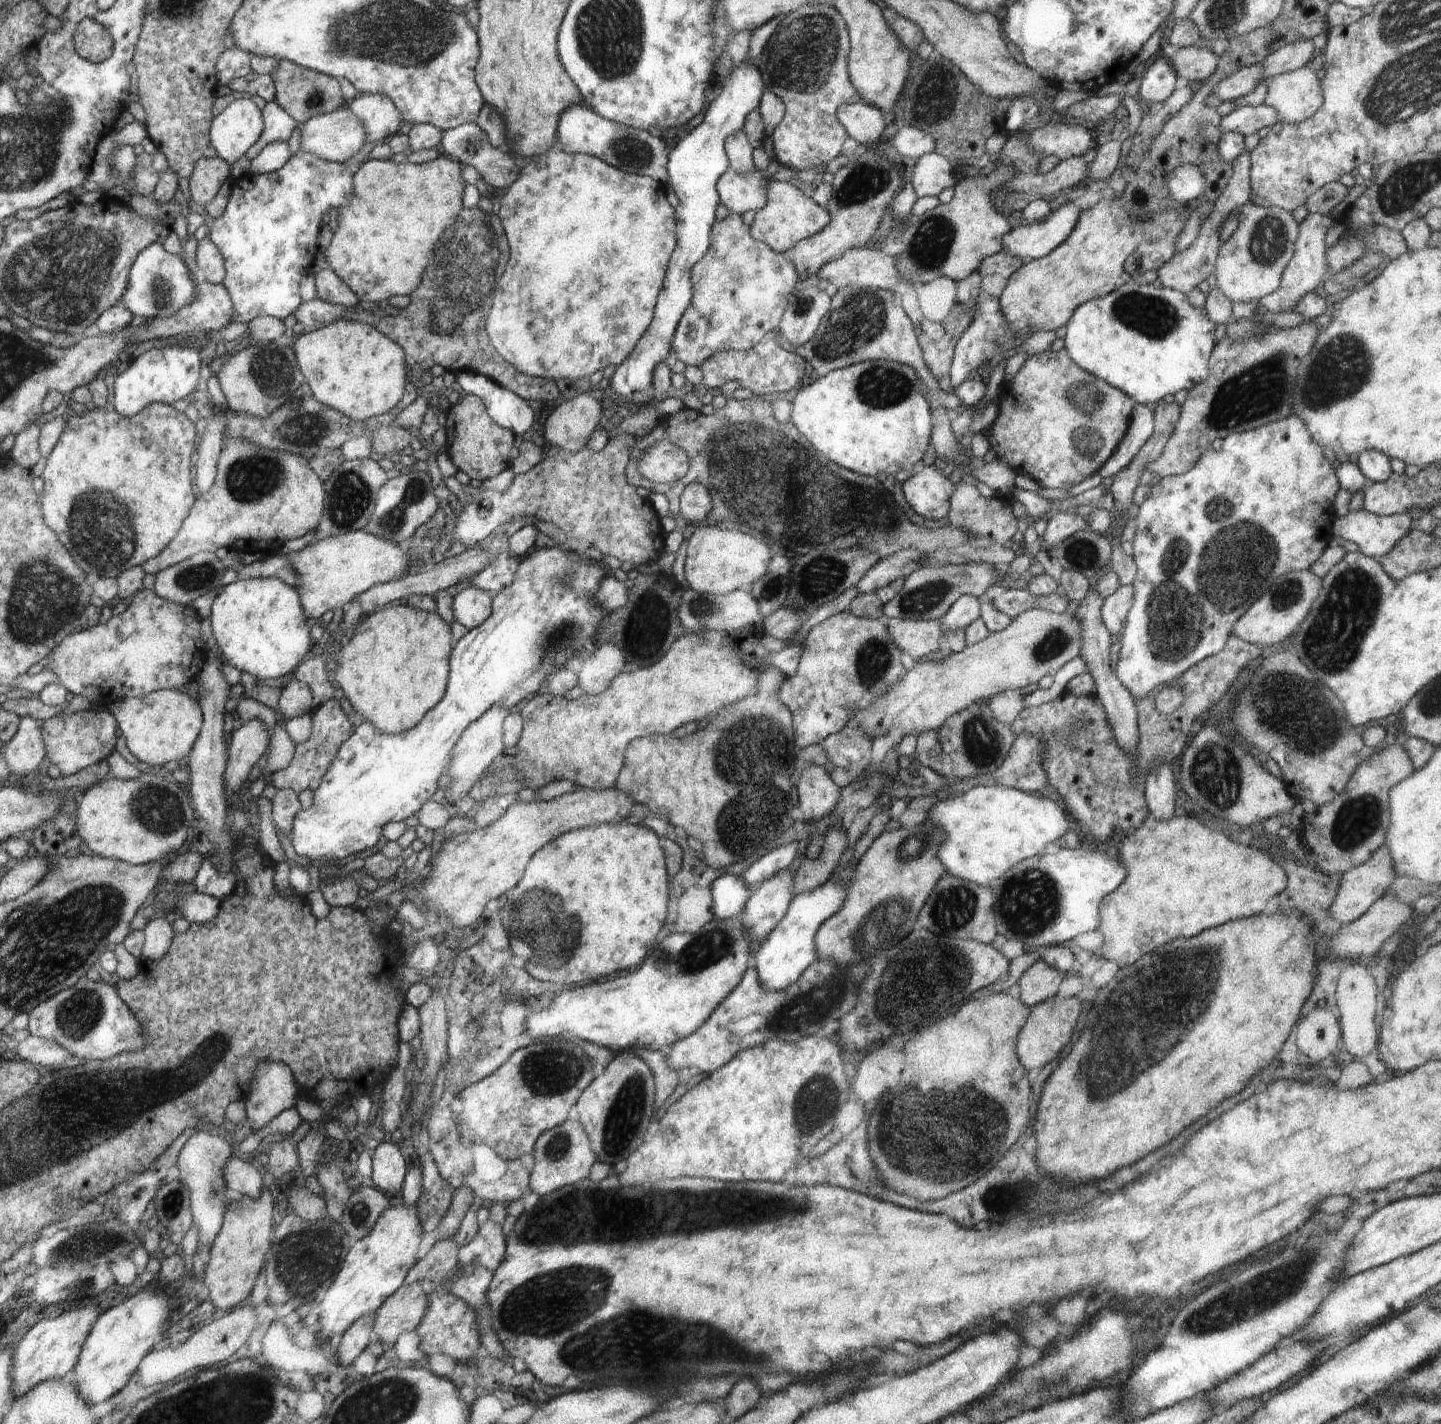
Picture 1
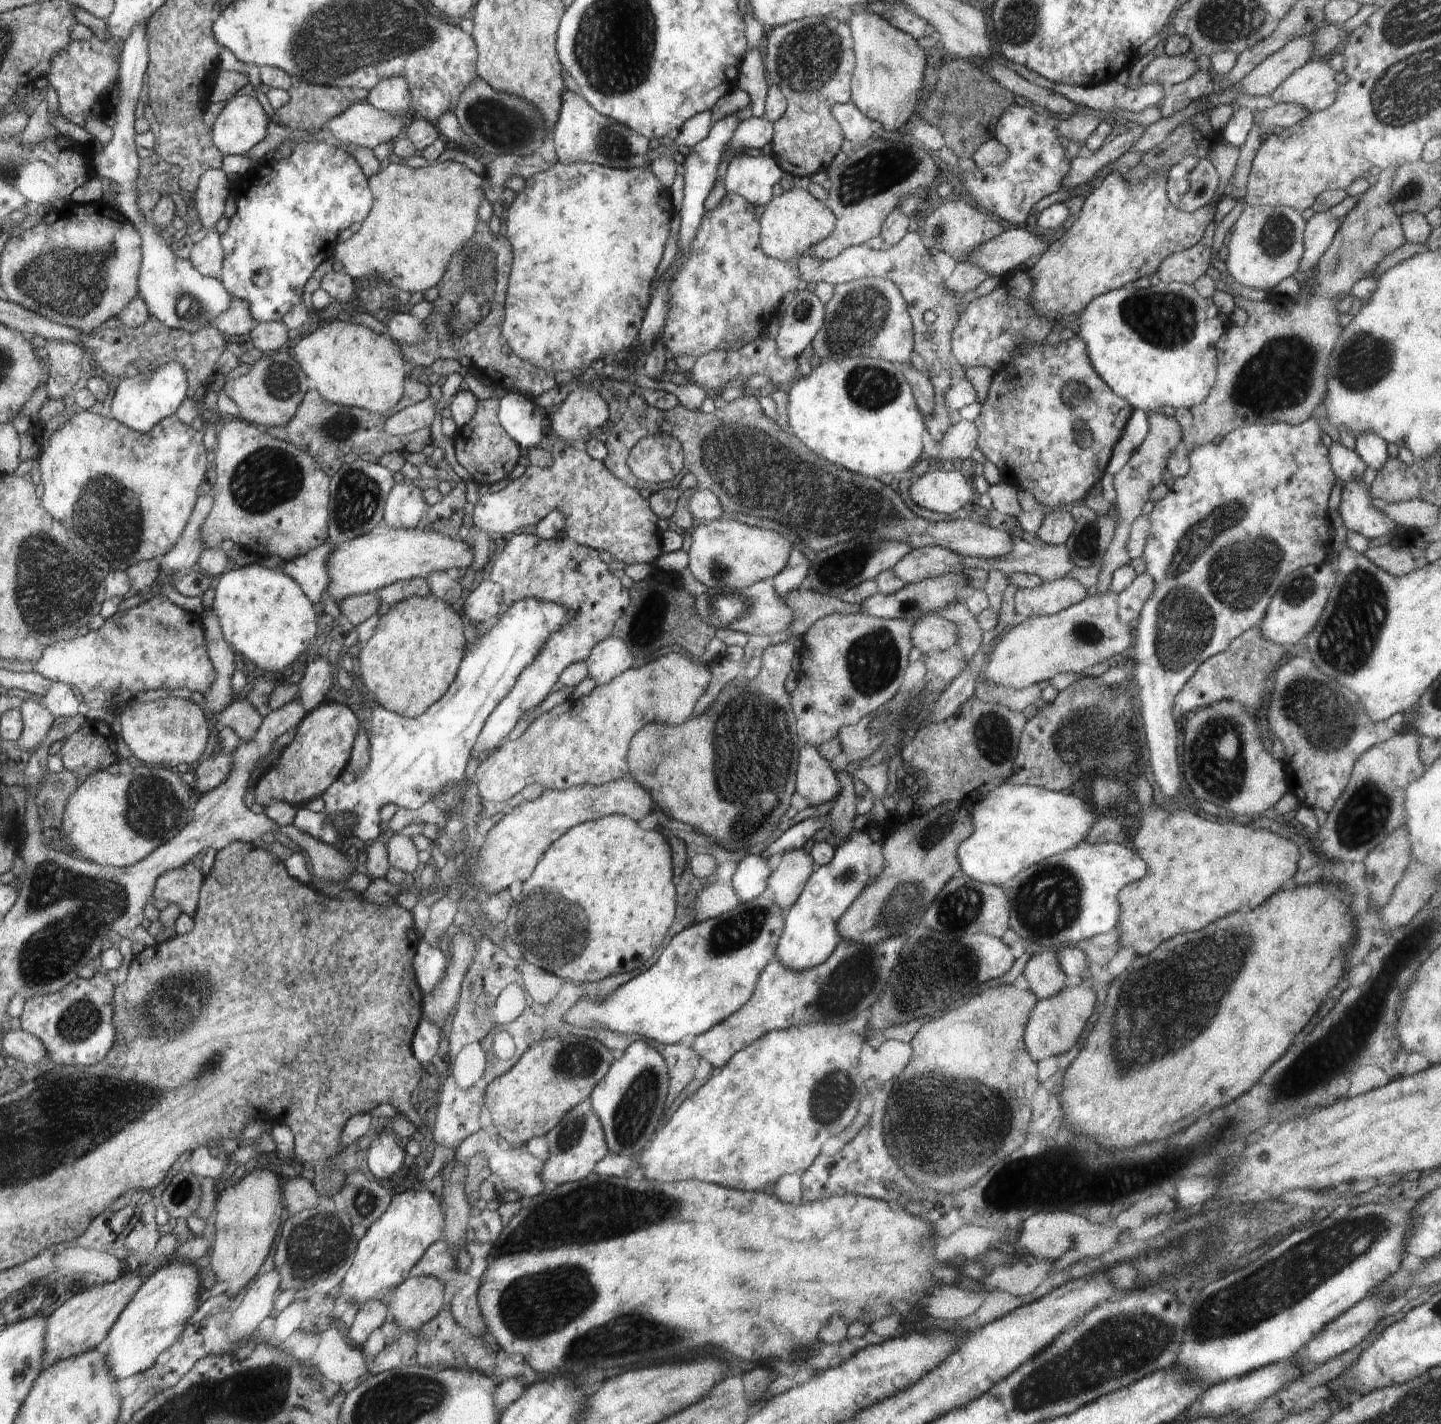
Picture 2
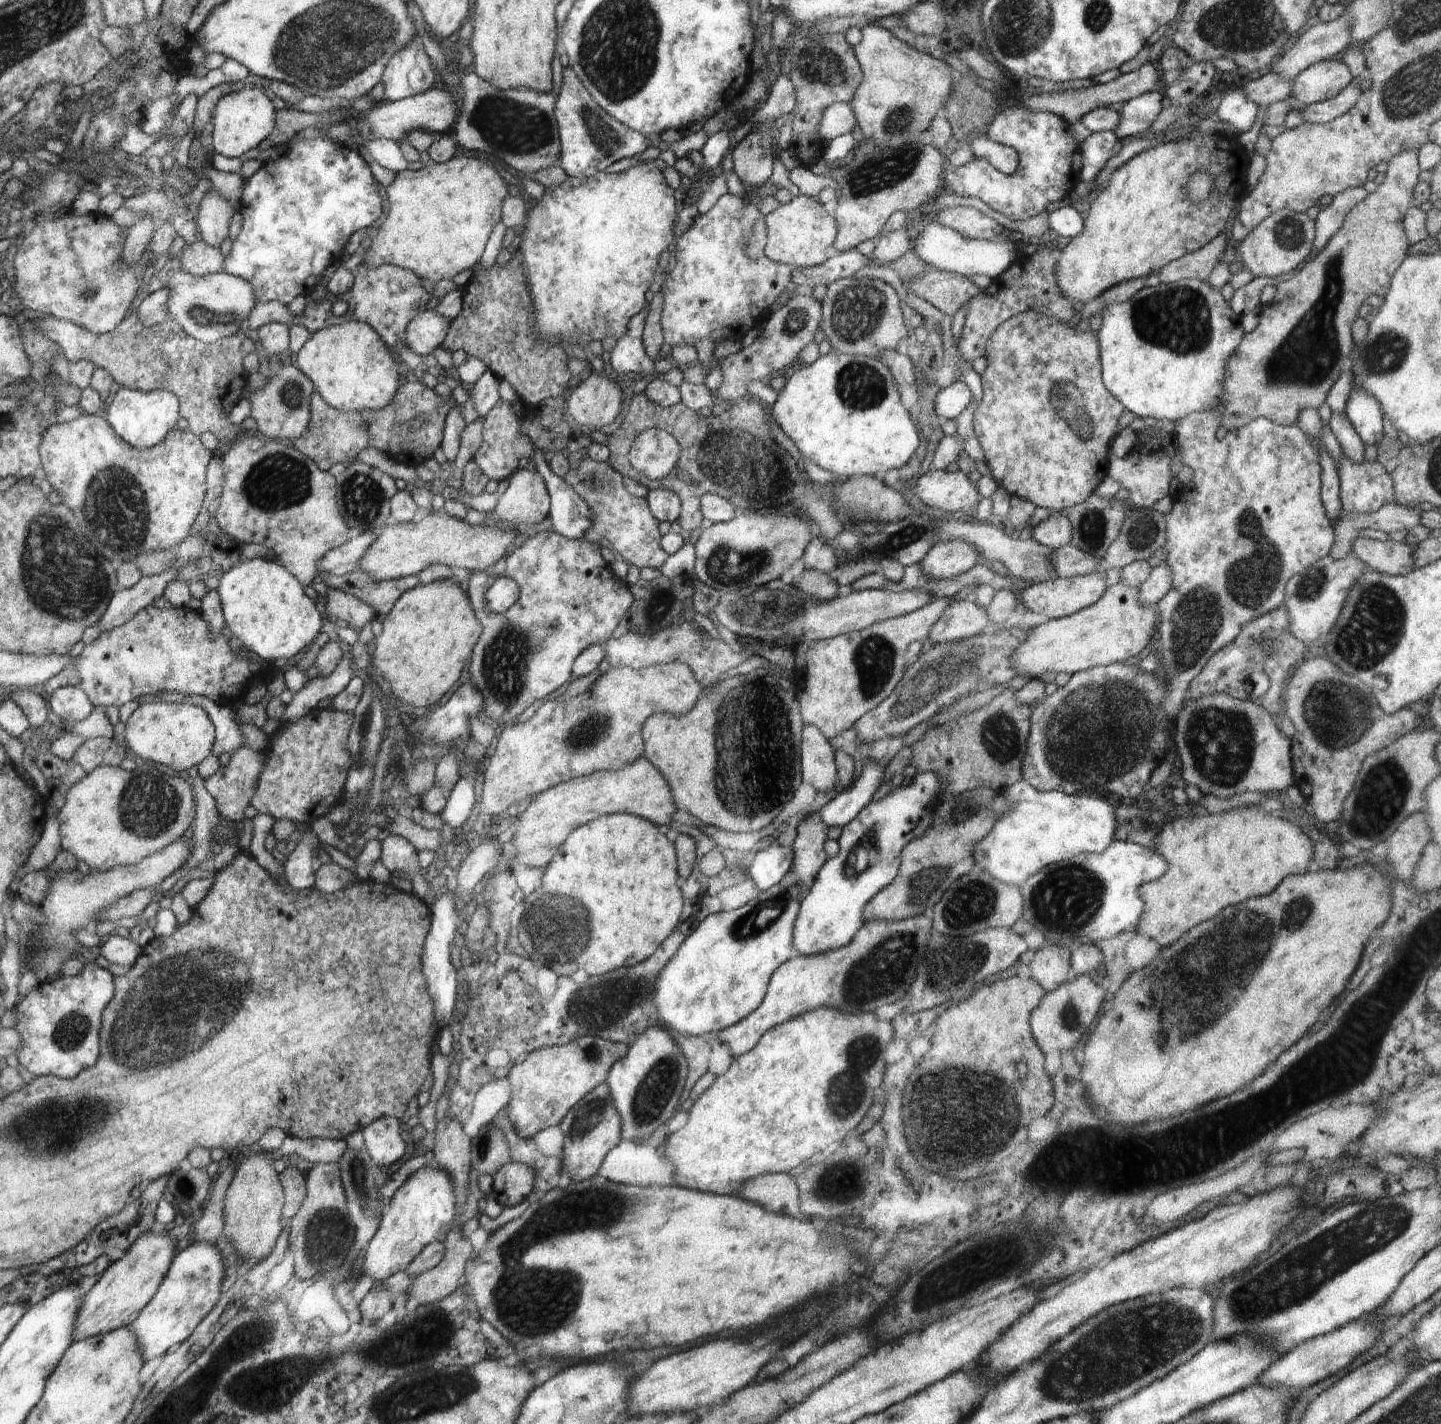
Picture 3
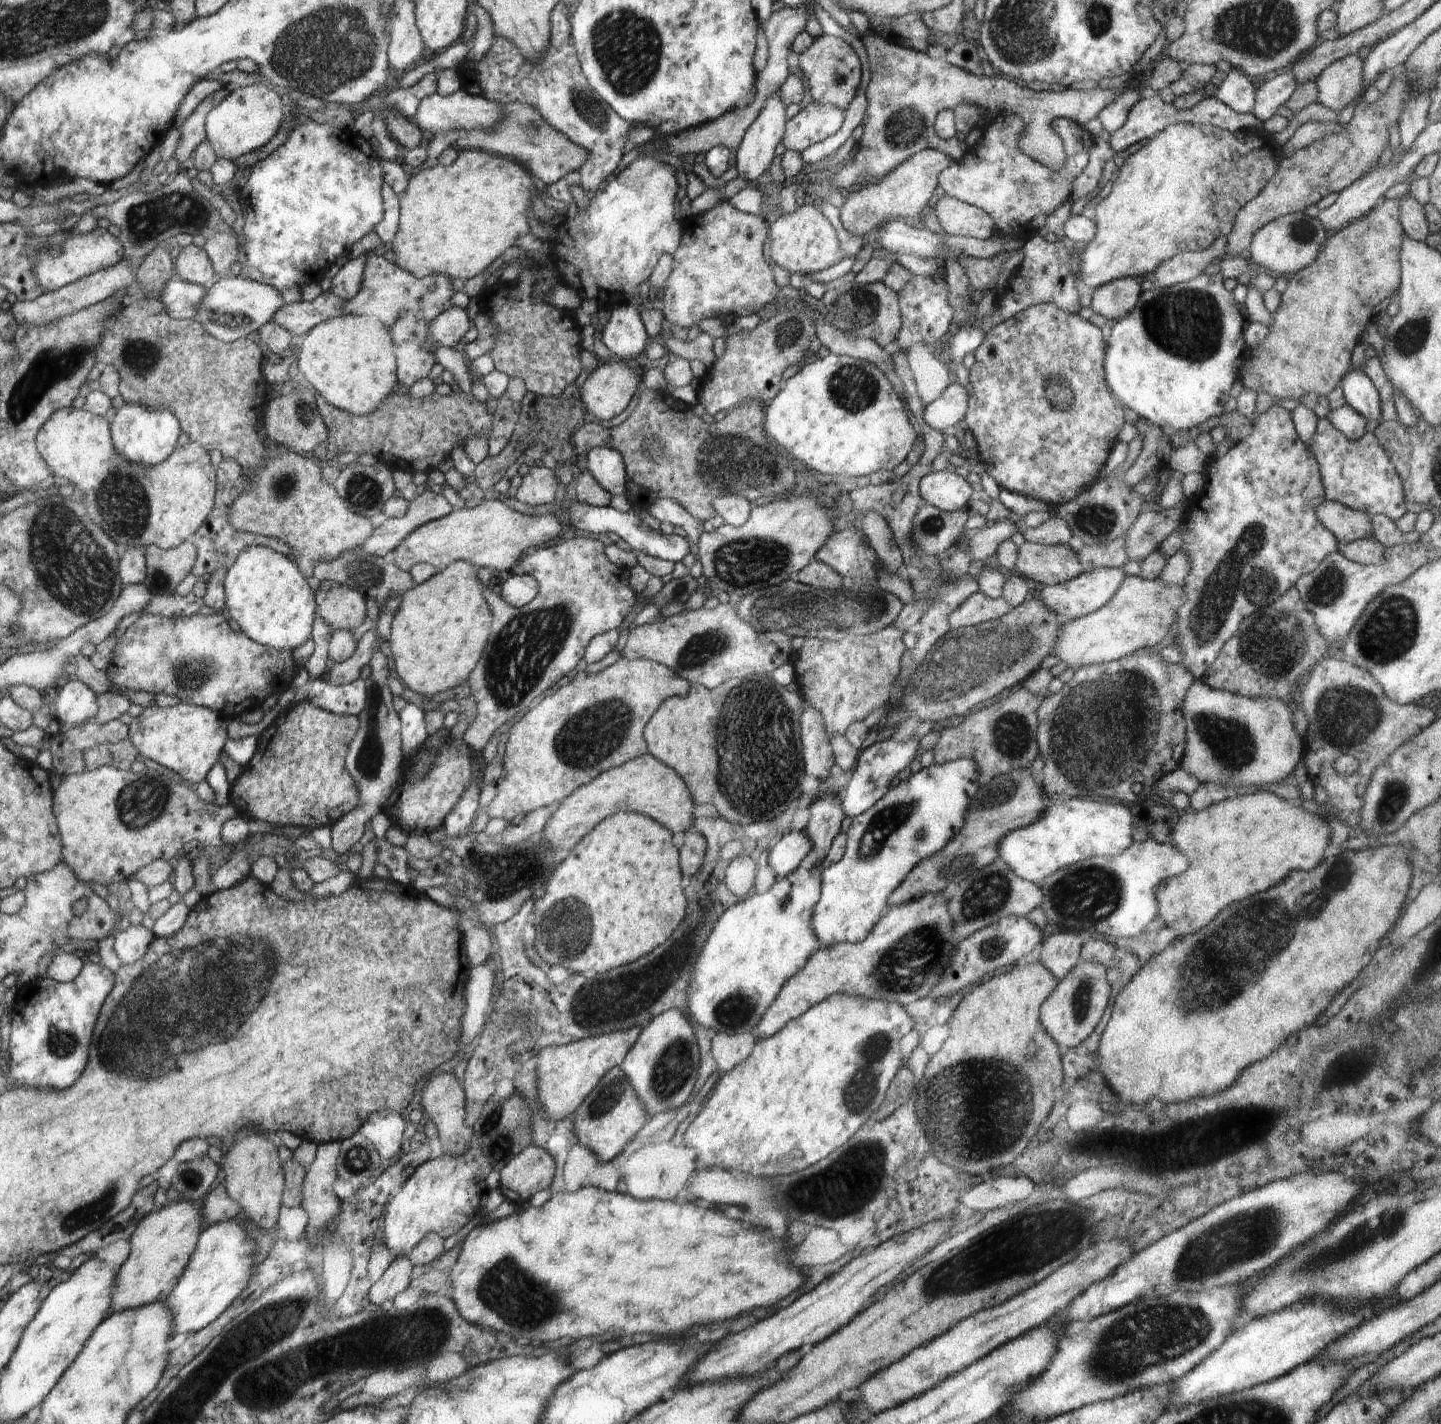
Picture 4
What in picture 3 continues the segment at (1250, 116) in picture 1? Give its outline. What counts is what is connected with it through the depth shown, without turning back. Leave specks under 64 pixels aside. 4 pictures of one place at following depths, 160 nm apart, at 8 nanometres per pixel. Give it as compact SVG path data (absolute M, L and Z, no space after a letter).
M1366 72L1353 78L1352 82L1334 98L1305 106L1300 110L1300 112L1304 113L1305 122L1327 123L1348 112L1356 104L1362 92L1364 92L1360 89L1360 82L1365 79L1368 79Z

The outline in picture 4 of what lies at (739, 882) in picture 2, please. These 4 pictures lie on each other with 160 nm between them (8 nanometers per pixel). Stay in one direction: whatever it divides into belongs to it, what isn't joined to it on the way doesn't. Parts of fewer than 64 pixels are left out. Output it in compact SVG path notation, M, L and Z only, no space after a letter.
M788 830L783 838L770 850L769 865L782 878L800 867L802 859L813 850L813 842L806 831Z

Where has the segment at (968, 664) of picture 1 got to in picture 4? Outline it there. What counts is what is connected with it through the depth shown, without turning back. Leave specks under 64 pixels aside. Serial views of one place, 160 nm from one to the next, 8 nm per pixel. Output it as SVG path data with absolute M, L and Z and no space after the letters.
M1133 575L1127 576L1124 579L1124 582L1120 585L1120 588L1114 593L1114 596L1102 607L1086 616L1074 619L1073 621L1066 621L1065 623L1061 624L1061 634L1059 635L1059 639L1055 641L1055 647L1052 654L1057 656L1056 660L1058 662L1064 662L1067 664L1068 667L1078 668L1082 665L1089 665L1089 664L1096 664L1096 663L1107 663L1123 656L1129 655L1133 653L1135 650L1140 650L1143 648L1152 648L1156 646L1165 636L1165 633L1168 630L1171 630L1175 626L1175 620L1177 619L1177 612L1179 607L1186 602L1187 594L1183 585L1167 585L1164 584L1159 579L1156 580L1146 580L1142 578L1140 575Z

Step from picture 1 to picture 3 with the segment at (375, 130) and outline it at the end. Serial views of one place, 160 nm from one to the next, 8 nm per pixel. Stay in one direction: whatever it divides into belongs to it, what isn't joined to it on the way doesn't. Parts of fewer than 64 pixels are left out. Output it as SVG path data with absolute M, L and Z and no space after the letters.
M420 35L414 37L404 49L393 54L382 75L384 99L397 101L428 89L441 86L440 75L432 65Z

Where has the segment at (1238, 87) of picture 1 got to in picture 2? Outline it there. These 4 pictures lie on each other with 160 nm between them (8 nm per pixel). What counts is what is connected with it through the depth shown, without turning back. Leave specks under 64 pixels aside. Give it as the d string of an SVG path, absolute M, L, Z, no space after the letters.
M1312 35L1295 38L1274 54L1267 56L1241 80L1240 85L1252 96L1271 95L1292 71L1302 68L1310 61L1314 52Z

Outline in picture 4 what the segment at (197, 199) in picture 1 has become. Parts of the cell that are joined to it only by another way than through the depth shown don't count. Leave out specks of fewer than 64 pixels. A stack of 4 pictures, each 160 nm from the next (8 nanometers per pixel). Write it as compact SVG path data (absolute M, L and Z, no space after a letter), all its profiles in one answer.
M232 230L227 233L224 231L216 237L209 238L203 246L216 272L230 270L231 266L238 260L238 248L238 239Z

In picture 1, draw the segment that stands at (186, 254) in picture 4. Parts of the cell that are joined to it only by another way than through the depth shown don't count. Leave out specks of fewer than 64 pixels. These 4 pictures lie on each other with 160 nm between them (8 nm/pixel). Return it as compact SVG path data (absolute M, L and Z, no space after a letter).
M208 236L198 241L196 264L198 264L200 278L206 282L221 284L225 281L227 271L224 256Z

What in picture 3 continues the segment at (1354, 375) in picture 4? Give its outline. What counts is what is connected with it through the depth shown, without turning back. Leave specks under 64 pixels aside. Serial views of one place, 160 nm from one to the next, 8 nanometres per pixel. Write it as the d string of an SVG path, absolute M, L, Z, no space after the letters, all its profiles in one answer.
M1354 388L1346 405L1345 416L1359 432L1365 445L1377 446L1384 432L1382 431L1383 412L1375 396L1364 389Z

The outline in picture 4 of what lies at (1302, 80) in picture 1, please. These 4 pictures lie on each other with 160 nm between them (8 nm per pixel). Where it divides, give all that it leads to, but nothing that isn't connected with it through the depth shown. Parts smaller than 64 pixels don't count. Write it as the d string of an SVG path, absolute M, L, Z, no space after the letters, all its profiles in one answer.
M1354 53L1330 63L1315 79L1319 92L1317 102L1335 111L1356 104L1358 98L1363 96L1363 62L1364 60Z

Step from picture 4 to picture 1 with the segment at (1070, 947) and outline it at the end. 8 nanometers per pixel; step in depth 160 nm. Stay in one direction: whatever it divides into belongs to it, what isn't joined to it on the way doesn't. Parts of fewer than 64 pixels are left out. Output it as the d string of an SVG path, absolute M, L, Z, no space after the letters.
M1040 959L1032 964L1020 978L1018 985L1021 998L1019 1001L1030 1009L1048 998L1056 997L1064 979L1063 973L1051 968Z

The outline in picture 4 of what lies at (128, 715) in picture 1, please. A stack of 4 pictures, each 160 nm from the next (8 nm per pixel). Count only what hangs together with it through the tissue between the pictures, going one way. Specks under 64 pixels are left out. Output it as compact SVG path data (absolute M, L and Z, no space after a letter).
M186 702L171 707L159 707L154 704L145 708L138 717L134 717L129 725L127 738L135 744L136 750L142 756L170 768L186 782L199 783L206 780L207 774L212 770L212 767L222 758L225 742L228 740L227 726L228 719L218 711L208 707L199 707Z

